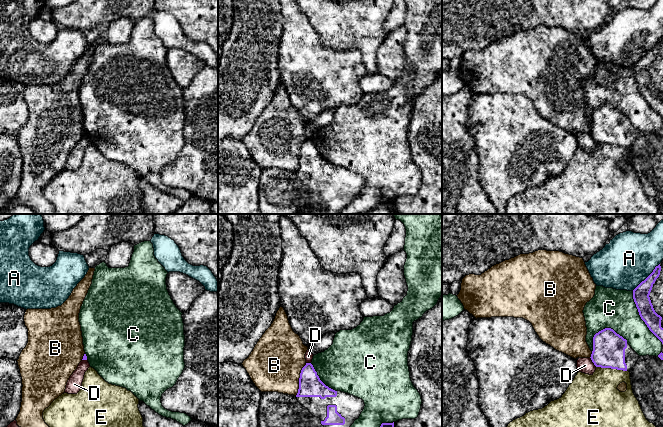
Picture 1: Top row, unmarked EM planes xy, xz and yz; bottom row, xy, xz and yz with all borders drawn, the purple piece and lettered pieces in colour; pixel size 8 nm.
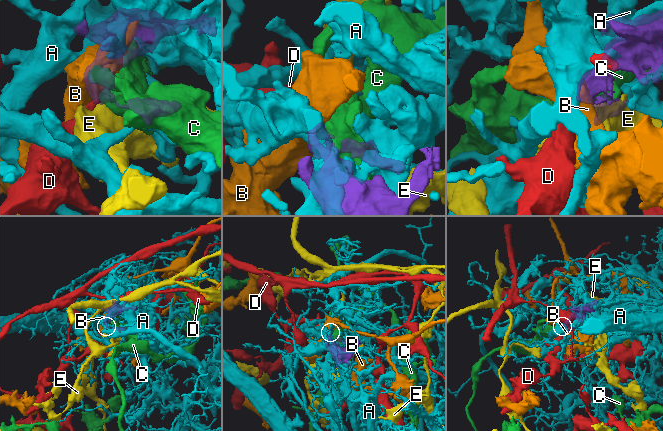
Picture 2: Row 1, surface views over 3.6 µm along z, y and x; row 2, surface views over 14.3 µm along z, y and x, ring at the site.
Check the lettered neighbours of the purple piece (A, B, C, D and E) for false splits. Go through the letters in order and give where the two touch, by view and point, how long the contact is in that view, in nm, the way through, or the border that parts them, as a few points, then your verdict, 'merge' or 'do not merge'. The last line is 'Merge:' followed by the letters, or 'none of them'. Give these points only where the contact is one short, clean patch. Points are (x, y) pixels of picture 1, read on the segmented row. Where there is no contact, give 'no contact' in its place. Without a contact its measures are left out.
A: meets purple in yz at (647, 277); contact 320 nm long; do not merge
B: meets purple in xz at (299, 379); contact 280 nm long; do not merge
C: meets purple in yz at (640, 316); contact 480 nm long; do not merge
D: meets purple in yz at (592, 361); contact 90 nm long; border along yz (590, 357), (596, 366); do not merge
E: meets purple in yz at (611, 368); contact 260 nm long; do not merge
Merge: none of them

